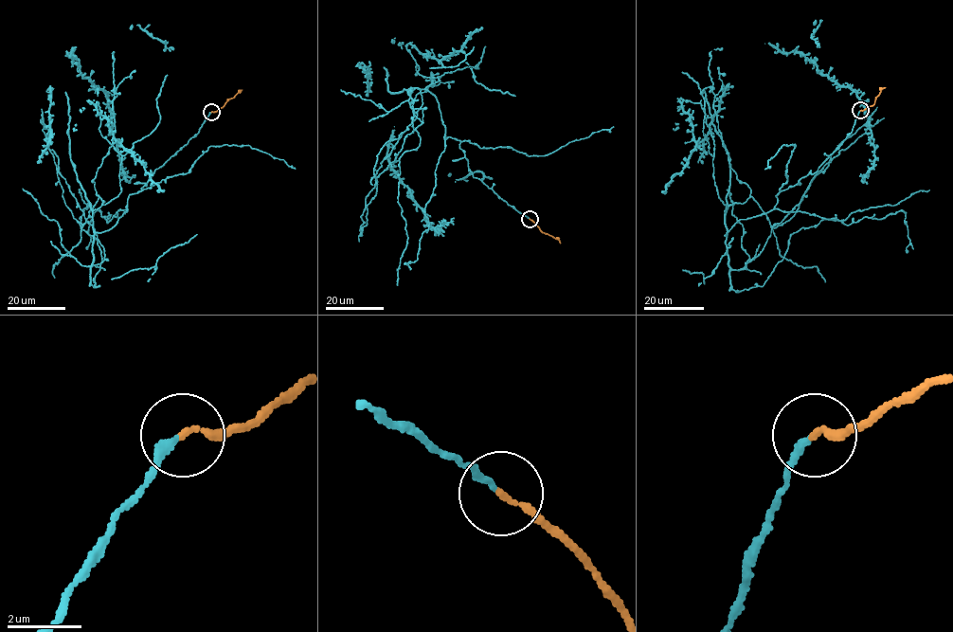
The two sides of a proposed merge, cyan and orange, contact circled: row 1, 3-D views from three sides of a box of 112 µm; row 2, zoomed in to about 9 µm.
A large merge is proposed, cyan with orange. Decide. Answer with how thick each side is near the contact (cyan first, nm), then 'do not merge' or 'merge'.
calibres 200 and 160 nm; merge

